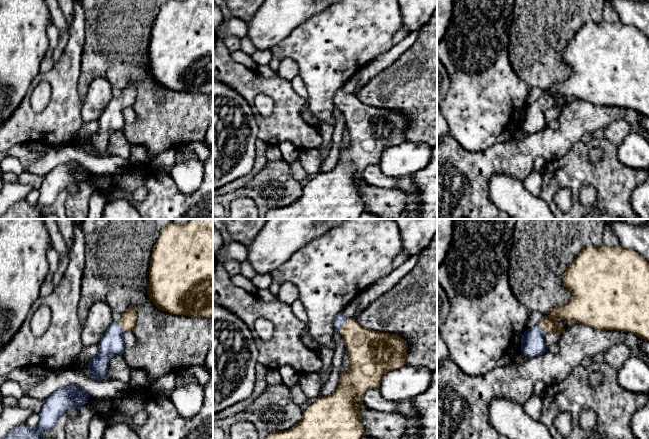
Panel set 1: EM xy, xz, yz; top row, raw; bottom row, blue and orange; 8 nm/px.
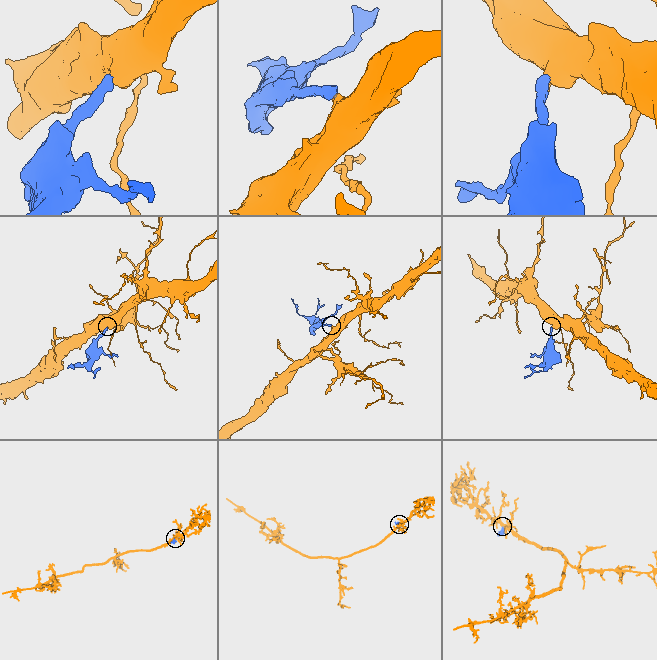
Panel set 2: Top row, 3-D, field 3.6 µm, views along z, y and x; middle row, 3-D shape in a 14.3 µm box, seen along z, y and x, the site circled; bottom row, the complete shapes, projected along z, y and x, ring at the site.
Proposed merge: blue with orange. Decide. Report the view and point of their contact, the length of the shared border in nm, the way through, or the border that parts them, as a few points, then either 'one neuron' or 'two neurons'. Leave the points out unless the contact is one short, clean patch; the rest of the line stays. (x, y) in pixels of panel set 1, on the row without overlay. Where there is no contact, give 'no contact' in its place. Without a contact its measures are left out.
xz (343, 99) | 130 nm | across xz (340, 95), (343, 99), (363, 122) | one neuron

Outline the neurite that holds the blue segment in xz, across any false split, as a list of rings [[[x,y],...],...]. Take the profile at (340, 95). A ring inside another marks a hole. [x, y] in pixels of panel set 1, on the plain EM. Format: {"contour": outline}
{"contour": [[[342,88],[336,91],[333,101],[344,115],[349,135],[349,143],[341,148],[336,166],[331,171],[319,172],[303,186],[301,196],[295,202],[270,209],[264,219],[358,219],[365,212],[360,192],[360,184],[366,184],[362,177],[365,168],[379,166],[381,155],[387,148],[407,141],[408,121],[400,112],[370,106]]]}

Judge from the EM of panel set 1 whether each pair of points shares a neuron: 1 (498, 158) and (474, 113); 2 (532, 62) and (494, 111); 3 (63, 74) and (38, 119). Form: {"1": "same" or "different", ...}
{"1": "different", "2": "different", "3": "same"}

